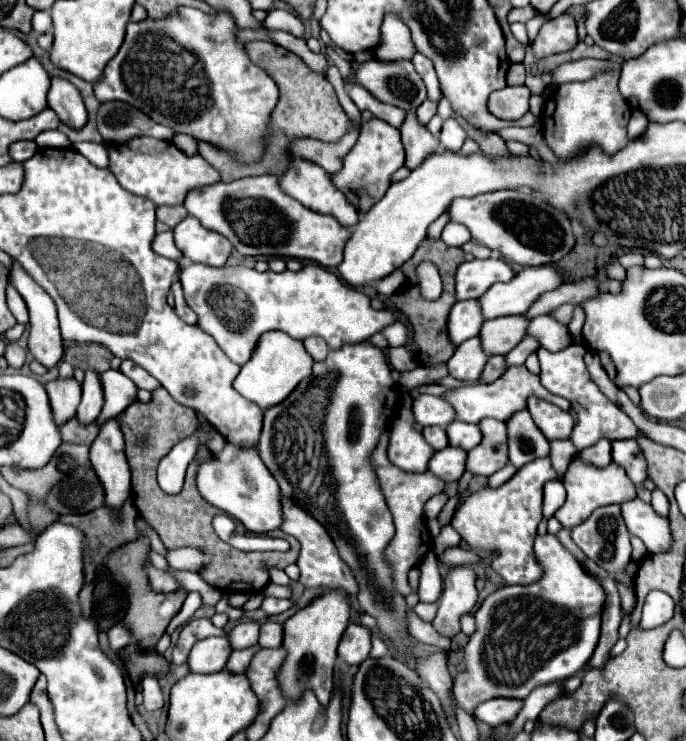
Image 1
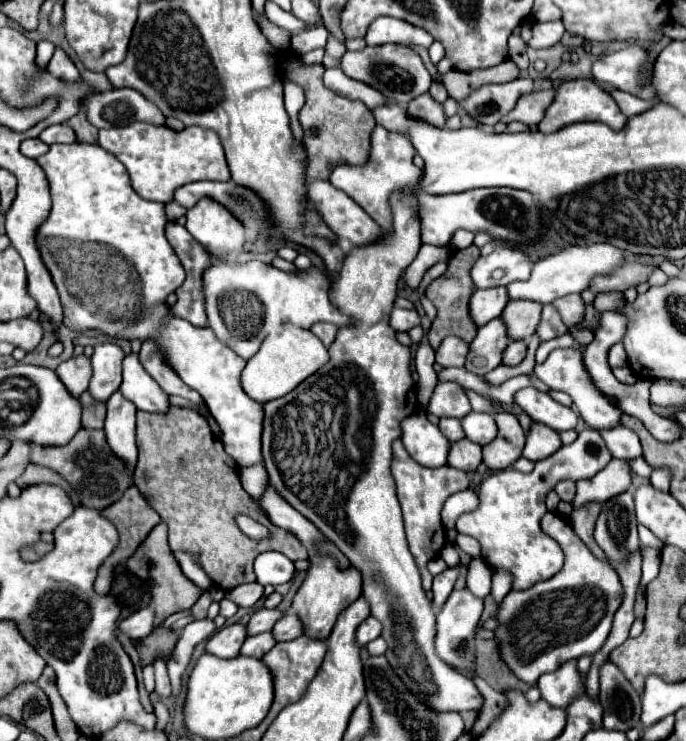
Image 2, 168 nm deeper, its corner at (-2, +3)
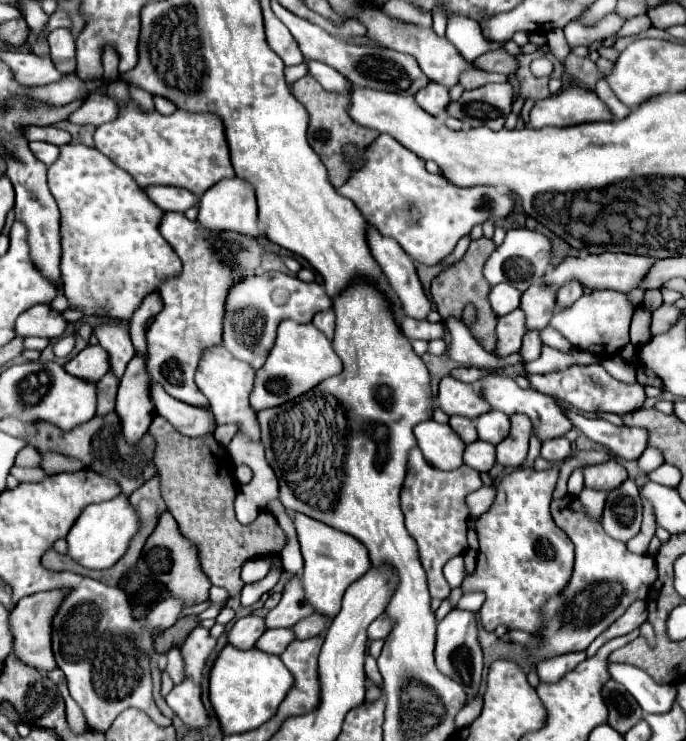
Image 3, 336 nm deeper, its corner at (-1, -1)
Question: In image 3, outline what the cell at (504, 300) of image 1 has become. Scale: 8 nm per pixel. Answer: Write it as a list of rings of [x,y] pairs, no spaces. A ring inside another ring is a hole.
[[[605,252],[605,254],[589,254],[585,258],[565,258],[563,264],[559,264],[557,268],[553,268],[551,272],[545,274],[543,282],[549,284],[549,286],[555,286],[555,288],[561,288],[565,282],[577,278],[579,282],[583,282],[583,286],[587,288],[593,288],[593,290],[603,290],[603,288],[609,288],[609,290],[617,290],[619,292],[631,292],[635,288],[639,288],[639,284],[645,280],[647,272],[651,270],[651,266],[657,262],[657,258],[651,258],[651,256],[635,256],[635,254],[613,254],[613,252]]]

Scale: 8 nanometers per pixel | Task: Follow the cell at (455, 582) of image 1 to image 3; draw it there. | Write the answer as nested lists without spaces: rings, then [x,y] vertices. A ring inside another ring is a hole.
[[[453,608],[439,624],[437,624],[437,646],[435,646],[435,662],[437,668],[449,676],[451,680],[459,682],[469,698],[477,696],[483,672],[483,652],[477,640],[477,618],[473,612]]]

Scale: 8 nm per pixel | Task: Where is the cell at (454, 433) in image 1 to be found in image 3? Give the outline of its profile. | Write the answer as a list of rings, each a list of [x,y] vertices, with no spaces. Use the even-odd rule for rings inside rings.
[[[491,410],[487,414],[481,414],[473,422],[477,426],[479,440],[493,442],[493,444],[499,444],[503,438],[507,438],[509,430],[511,430],[509,416],[505,412],[499,412],[499,410]]]

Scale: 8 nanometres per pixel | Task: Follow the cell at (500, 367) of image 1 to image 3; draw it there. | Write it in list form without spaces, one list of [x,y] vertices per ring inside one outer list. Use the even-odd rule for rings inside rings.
[[[527,330],[525,338],[523,338],[523,346],[519,350],[519,354],[523,356],[523,362],[537,360],[541,356],[541,348],[543,348],[543,342],[539,336],[539,330]]]

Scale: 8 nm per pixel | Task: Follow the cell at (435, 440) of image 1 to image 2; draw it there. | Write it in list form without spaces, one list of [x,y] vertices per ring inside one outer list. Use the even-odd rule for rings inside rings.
[[[442,418],[438,422],[438,428],[440,432],[450,440],[450,442],[456,442],[456,440],[462,440],[464,434],[462,434],[462,426],[456,418]]]

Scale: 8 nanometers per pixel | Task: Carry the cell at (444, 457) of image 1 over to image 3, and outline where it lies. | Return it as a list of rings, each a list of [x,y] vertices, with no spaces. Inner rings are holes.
[[[483,440],[467,444],[465,464],[473,466],[479,472],[489,472],[495,464],[495,444],[489,444],[489,442],[483,442]]]

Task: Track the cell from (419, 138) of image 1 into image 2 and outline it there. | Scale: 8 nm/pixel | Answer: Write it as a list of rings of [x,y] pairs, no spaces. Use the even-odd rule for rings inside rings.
[[[422,94],[422,98],[414,98],[414,102],[410,102],[406,106],[406,114],[410,114],[410,118],[416,118],[416,120],[424,120],[432,126],[438,126],[442,128],[446,118],[444,118],[444,112],[442,112],[442,106],[436,104],[430,94]]]

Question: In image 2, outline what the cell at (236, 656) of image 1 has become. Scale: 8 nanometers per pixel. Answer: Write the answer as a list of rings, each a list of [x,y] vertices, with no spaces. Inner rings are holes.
[[[272,632],[266,634],[258,634],[258,636],[250,636],[246,638],[246,642],[242,644],[240,654],[242,656],[252,656],[252,658],[262,658],[270,648],[274,648],[276,640],[272,636]]]

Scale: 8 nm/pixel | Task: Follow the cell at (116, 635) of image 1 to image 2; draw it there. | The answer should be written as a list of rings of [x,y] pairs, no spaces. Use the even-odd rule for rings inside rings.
[[[142,608],[118,624],[120,632],[132,640],[146,638],[154,630],[154,614],[150,608]]]

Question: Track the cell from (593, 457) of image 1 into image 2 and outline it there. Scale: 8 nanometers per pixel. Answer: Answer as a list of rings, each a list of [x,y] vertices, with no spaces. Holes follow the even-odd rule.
[[[584,430],[578,438],[562,446],[552,456],[538,460],[530,474],[504,468],[488,476],[478,490],[478,508],[462,514],[456,530],[474,536],[482,546],[482,558],[492,568],[504,568],[514,576],[514,590],[526,590],[540,580],[552,578],[564,564],[560,546],[540,530],[540,518],[546,514],[544,498],[560,480],[586,480],[600,472],[612,460],[602,436],[596,430]]]

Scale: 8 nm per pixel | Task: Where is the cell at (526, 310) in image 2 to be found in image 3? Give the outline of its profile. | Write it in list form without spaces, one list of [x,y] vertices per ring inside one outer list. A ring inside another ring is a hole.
[[[533,284],[523,292],[521,308],[527,314],[529,330],[543,330],[549,326],[549,320],[555,314],[555,290],[547,284]]]

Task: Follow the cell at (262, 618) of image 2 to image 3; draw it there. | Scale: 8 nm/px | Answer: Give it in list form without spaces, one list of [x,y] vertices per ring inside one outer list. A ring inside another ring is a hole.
[[[291,576],[291,580],[283,588],[283,598],[281,598],[279,606],[267,614],[265,624],[267,624],[267,628],[291,628],[299,620],[311,616],[313,612],[315,612],[315,608],[309,606],[309,602],[305,600],[301,578]]]

